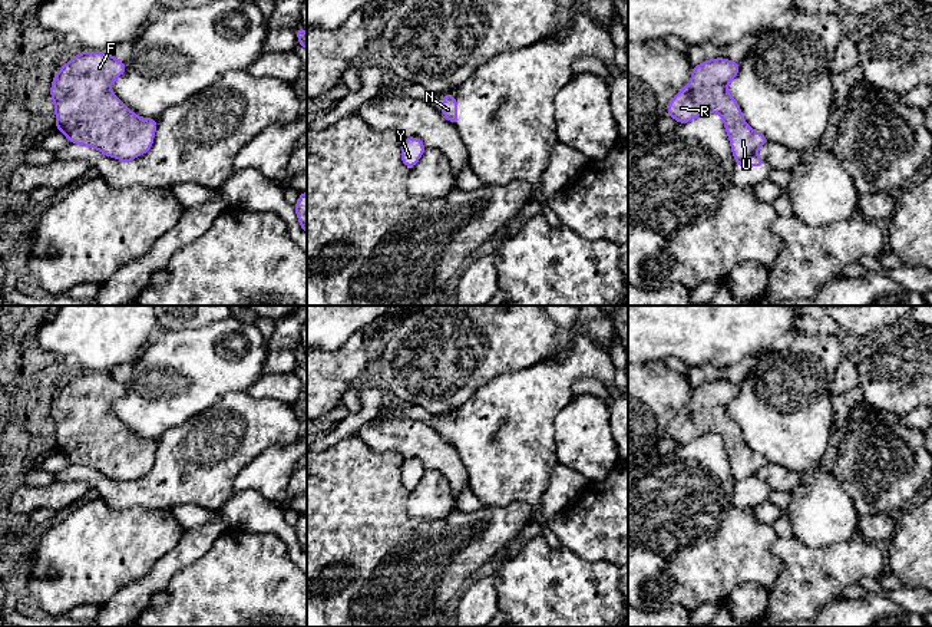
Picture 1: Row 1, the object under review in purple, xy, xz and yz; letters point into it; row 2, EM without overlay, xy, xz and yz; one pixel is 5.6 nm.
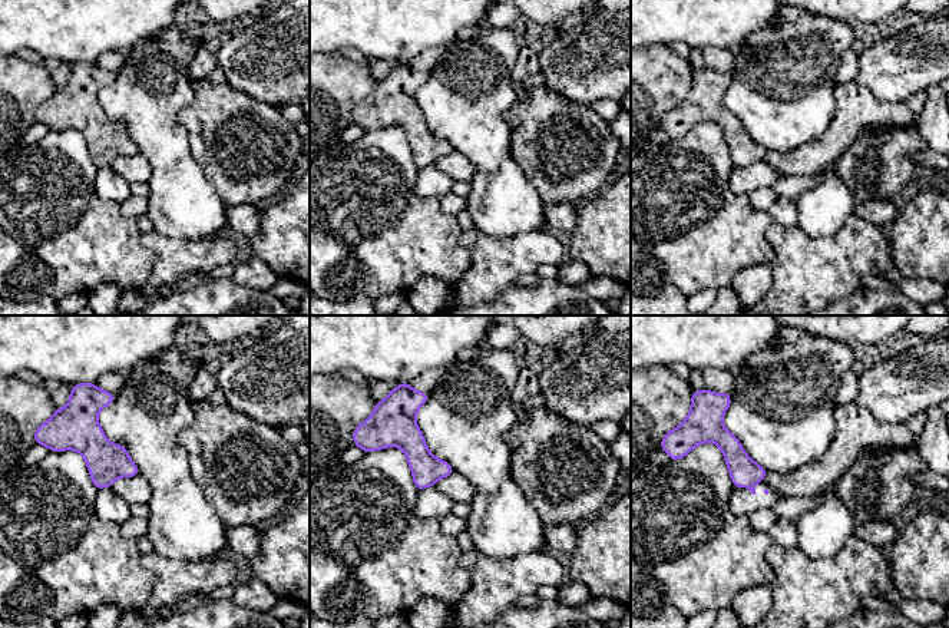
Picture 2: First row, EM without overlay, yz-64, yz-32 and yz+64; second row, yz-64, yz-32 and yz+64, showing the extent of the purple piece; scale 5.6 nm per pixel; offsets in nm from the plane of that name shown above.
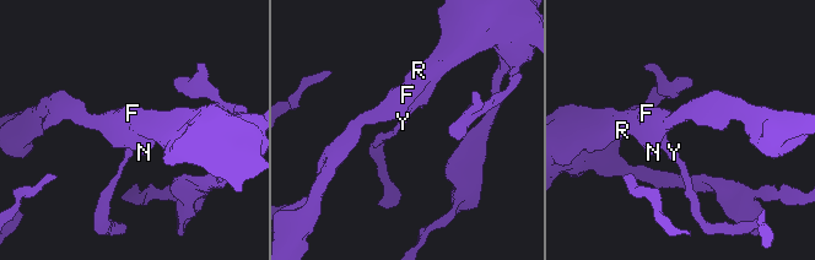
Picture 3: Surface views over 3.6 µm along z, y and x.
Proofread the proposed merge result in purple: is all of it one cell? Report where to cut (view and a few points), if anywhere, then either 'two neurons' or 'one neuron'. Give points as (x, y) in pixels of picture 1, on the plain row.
cut yz (754, 474), (736, 482); two neurons

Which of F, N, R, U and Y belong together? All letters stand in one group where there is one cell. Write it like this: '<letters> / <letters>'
F R U Y / N

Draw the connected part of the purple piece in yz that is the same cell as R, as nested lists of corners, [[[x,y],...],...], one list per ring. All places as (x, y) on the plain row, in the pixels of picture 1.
[[[724,379],[705,382],[693,389],[691,402],[671,420],[667,436],[685,445],[705,433],[717,433],[726,446],[734,481],[756,475],[769,461],[751,451],[727,406],[738,396],[740,385]]]

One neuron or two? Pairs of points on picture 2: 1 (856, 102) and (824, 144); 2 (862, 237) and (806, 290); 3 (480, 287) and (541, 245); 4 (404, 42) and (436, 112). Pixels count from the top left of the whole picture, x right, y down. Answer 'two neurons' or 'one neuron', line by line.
1: one neuron
2: one neuron
3: one neuron
4: two neurons

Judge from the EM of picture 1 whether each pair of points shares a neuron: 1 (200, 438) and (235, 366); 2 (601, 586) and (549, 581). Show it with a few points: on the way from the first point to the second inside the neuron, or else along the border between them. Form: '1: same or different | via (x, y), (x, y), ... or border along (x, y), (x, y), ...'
1: different | border along (244, 389), (227, 392), (217, 402), (188, 418)
2: same | via (588, 586), (562, 586)

